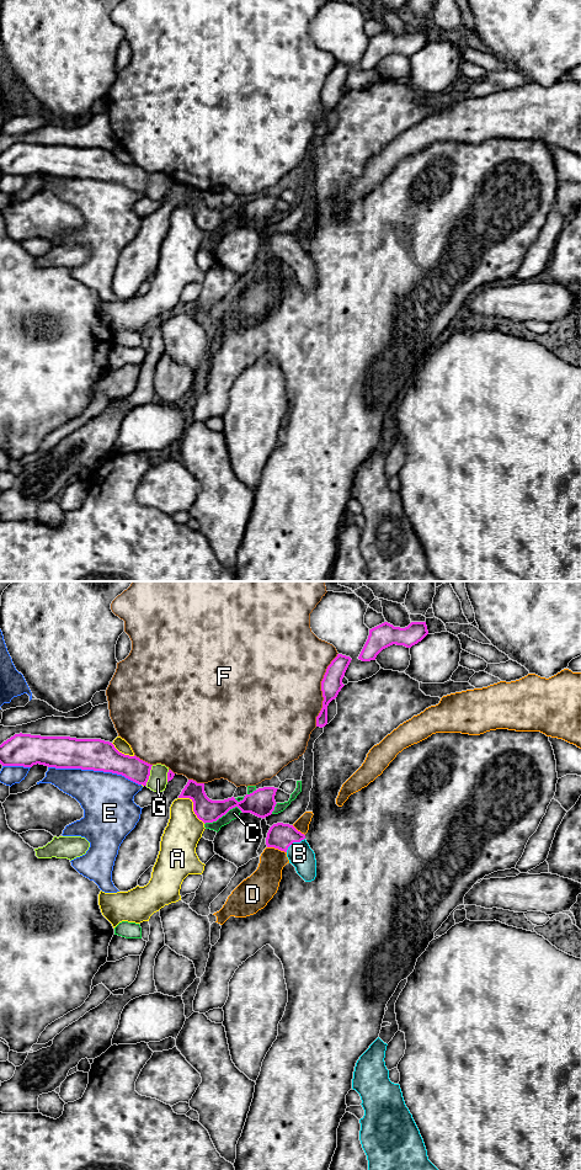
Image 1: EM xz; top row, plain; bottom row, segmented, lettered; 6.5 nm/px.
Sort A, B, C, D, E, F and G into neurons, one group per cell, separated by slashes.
A / B / C / D / E / F / G

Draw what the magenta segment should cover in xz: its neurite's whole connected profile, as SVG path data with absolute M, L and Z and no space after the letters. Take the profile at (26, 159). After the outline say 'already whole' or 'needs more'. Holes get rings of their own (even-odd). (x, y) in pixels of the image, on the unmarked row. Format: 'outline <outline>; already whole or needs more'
outline M15 143L0 154L2 175L44 174L55 177L81 177L112 181L146 195L150 172L119 161L110 150L70 145Z; already whole

